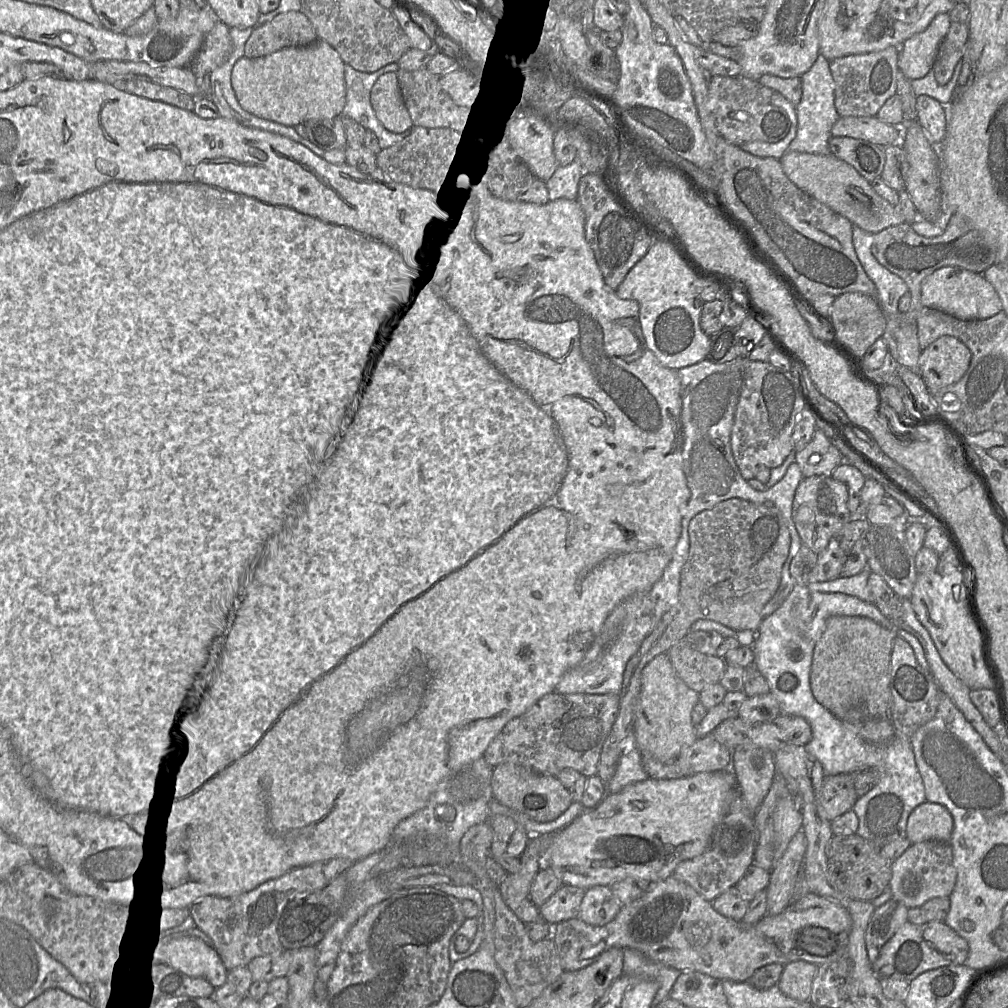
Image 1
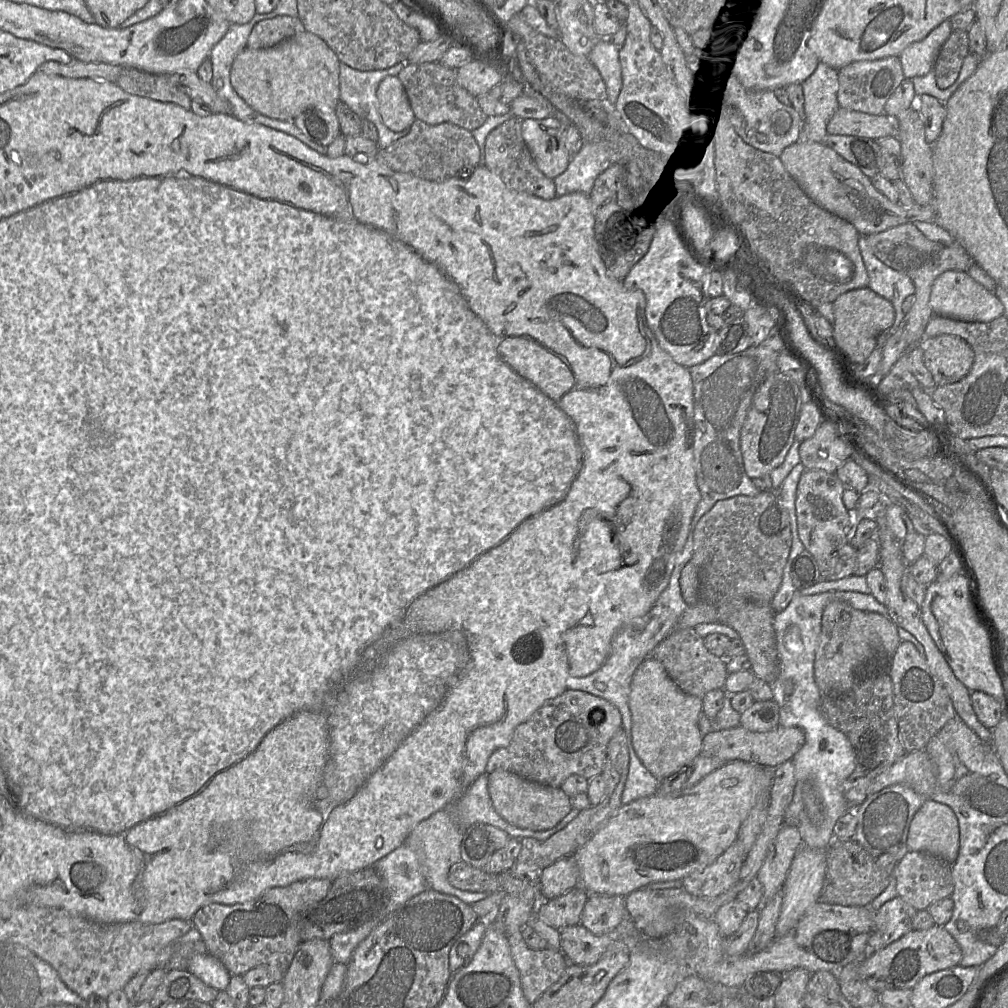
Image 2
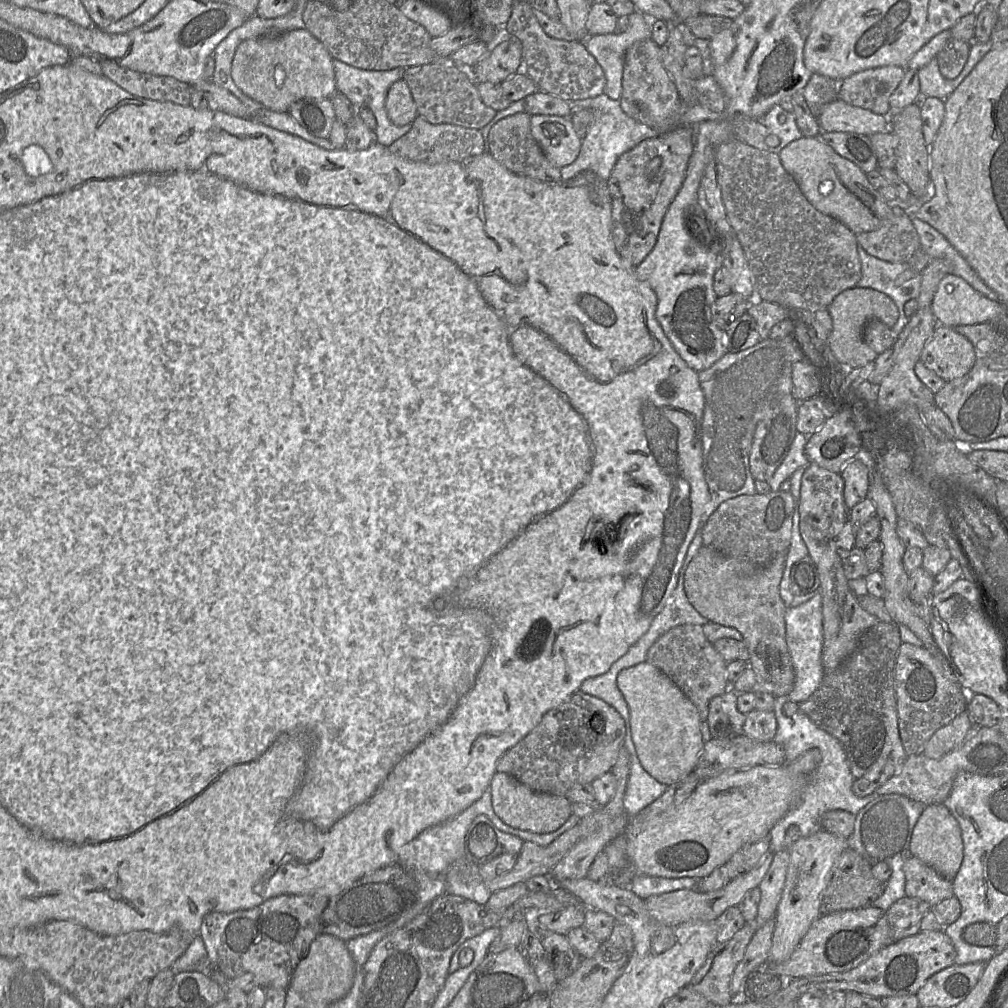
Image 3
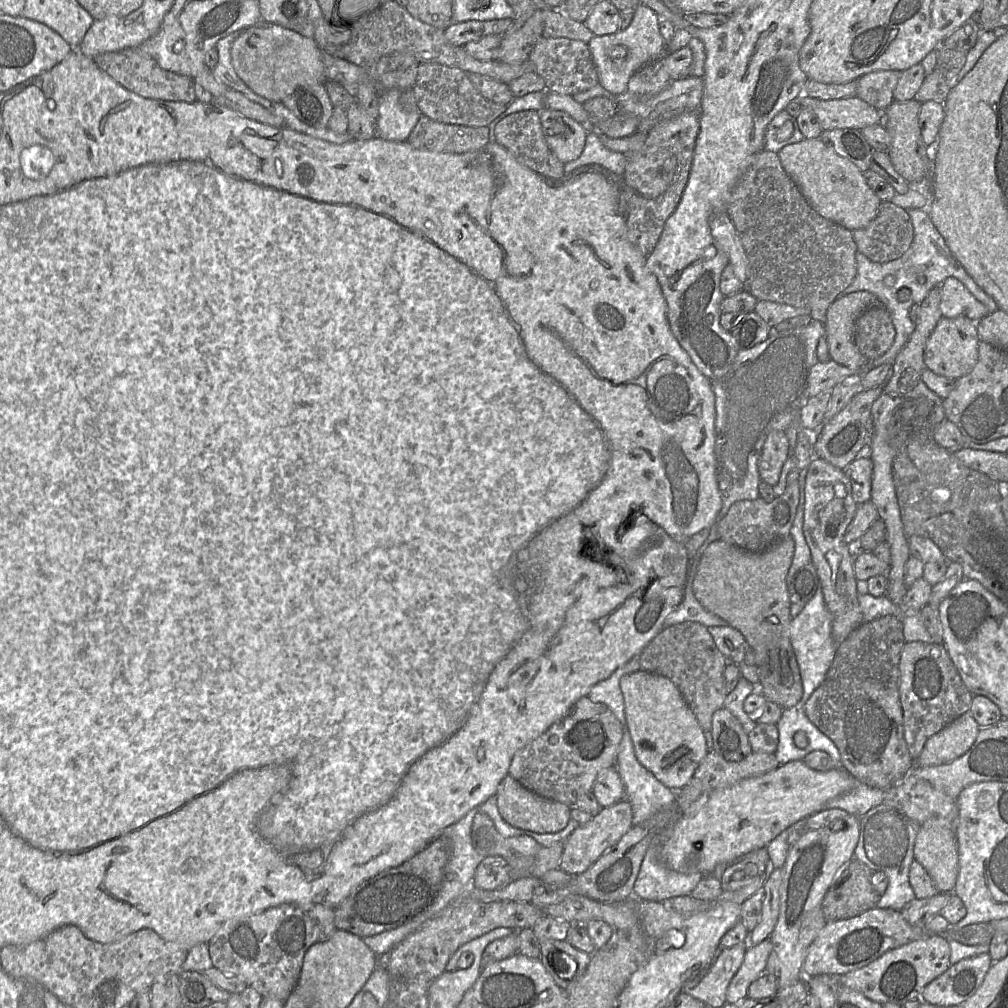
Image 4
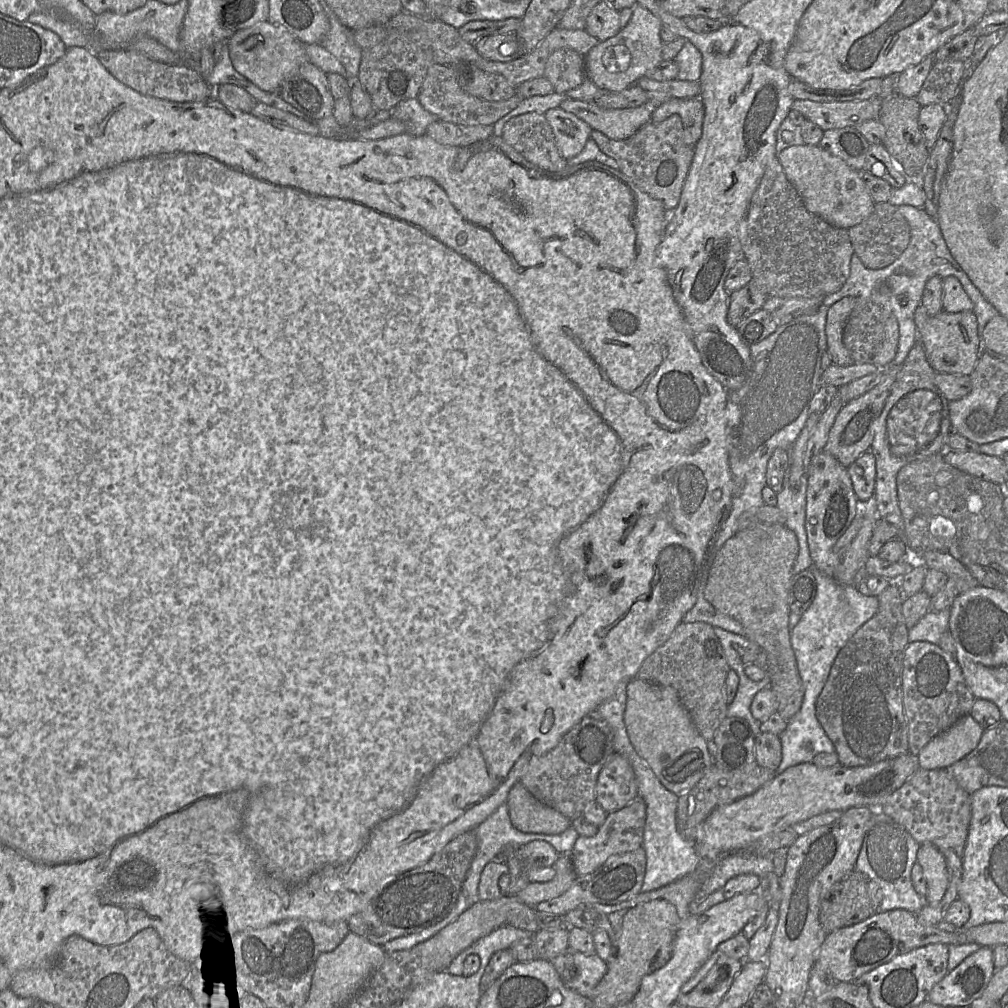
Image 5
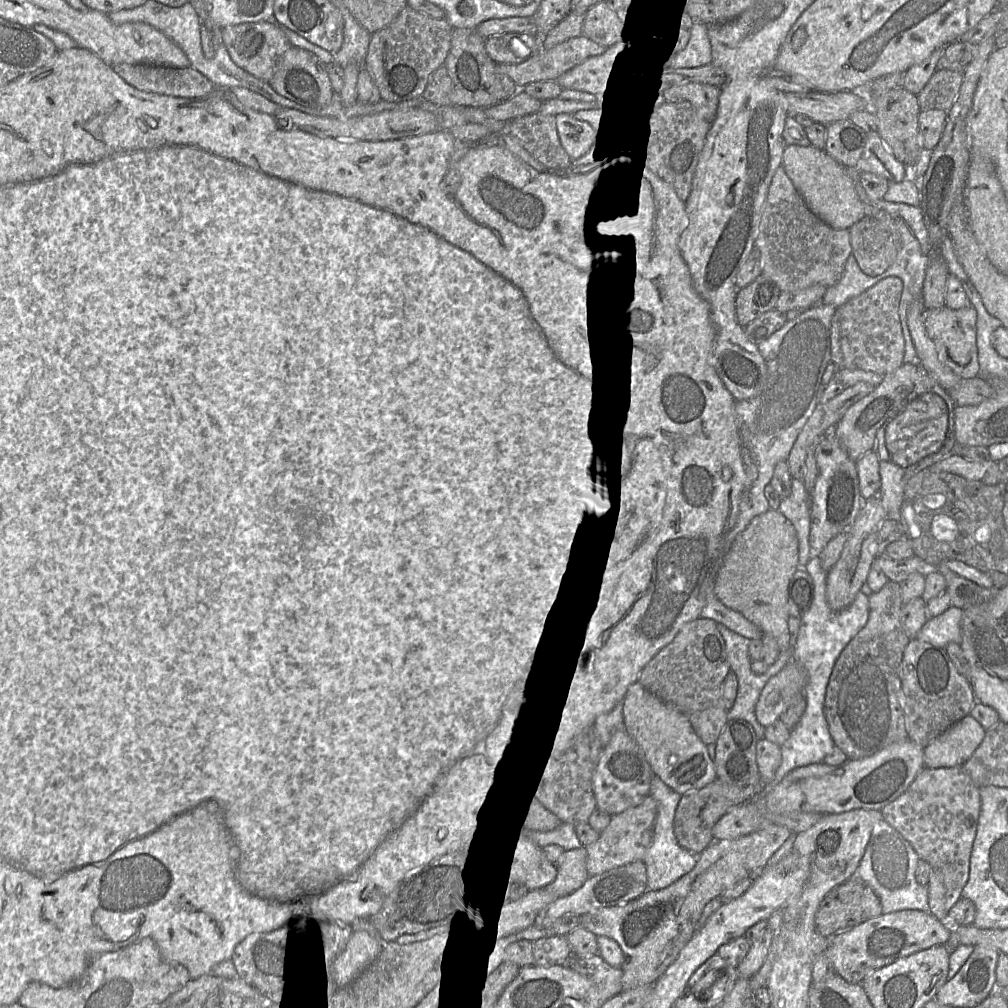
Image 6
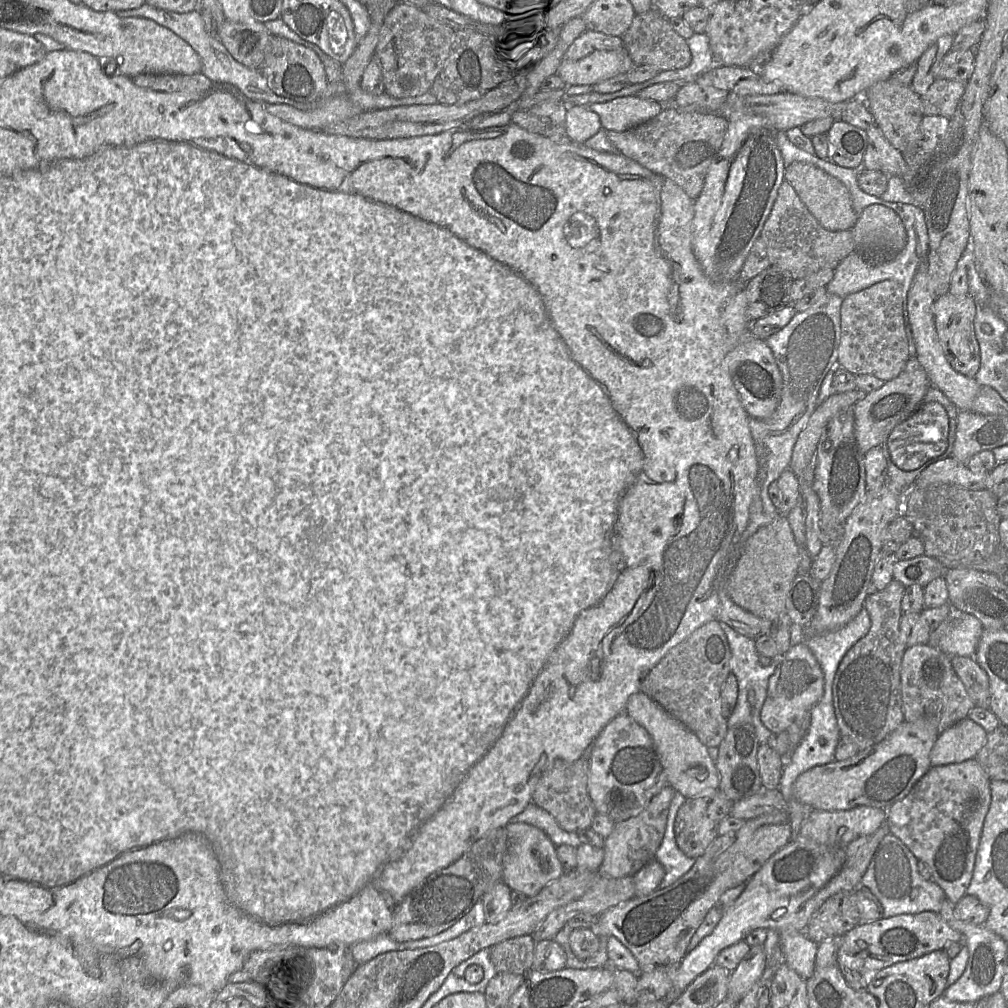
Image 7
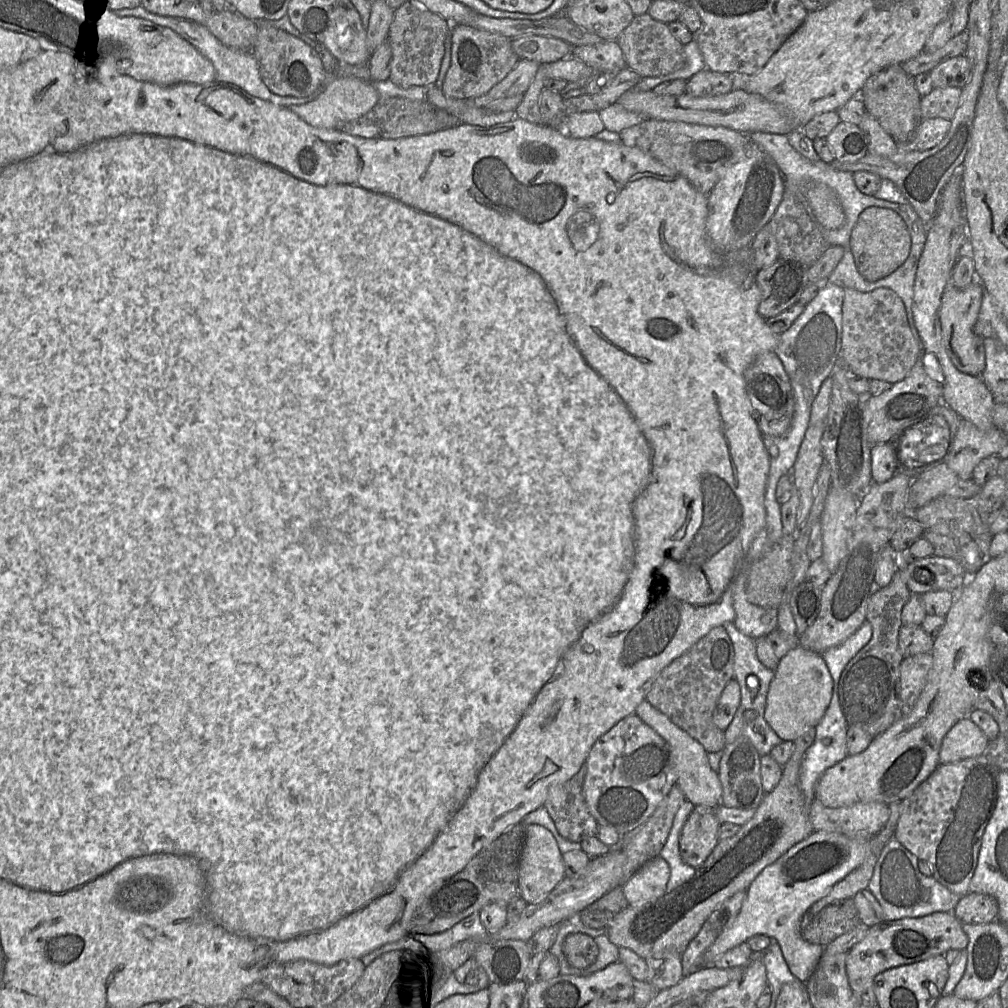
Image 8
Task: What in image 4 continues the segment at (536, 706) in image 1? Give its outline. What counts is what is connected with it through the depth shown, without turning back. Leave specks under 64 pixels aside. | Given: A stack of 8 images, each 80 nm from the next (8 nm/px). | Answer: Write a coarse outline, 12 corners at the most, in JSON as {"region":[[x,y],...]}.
{"region":[[583,696],[508,774],[572,808],[615,766],[622,725]]}

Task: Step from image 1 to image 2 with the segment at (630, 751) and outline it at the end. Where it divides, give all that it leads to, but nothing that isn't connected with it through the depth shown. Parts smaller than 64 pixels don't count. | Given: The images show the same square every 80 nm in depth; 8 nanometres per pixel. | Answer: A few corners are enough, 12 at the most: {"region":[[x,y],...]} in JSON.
{"region":[[625,731],[629,770],[623,805],[658,793],[661,783],[637,756]]}

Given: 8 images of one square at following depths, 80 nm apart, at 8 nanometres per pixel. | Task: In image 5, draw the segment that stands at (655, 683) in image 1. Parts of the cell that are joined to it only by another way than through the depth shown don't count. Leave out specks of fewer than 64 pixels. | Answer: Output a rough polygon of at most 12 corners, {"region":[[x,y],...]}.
{"region":[[635,677],[624,723],[677,796],[712,766],[677,691]]}

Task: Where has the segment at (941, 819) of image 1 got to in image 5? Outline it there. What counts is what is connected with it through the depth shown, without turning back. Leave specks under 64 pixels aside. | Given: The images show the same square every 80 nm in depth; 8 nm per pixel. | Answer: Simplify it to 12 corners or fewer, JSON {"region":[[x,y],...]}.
{"region":[[923,843],[917,862],[927,882],[926,902],[938,903],[949,884],[944,855]]}

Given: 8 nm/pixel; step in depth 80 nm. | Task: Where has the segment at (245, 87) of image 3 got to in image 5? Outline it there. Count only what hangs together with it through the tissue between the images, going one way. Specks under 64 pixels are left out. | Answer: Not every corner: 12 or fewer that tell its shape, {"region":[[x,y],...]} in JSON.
{"region":[[269,21],[227,43],[234,69],[267,92],[309,61],[305,44]]}

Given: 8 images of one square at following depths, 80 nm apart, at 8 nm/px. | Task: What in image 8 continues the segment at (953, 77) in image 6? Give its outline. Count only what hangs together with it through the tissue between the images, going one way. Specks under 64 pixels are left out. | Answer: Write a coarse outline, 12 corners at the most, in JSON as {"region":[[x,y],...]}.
{"region":[[934,87],[921,97],[922,120],[951,121],[959,87]]}

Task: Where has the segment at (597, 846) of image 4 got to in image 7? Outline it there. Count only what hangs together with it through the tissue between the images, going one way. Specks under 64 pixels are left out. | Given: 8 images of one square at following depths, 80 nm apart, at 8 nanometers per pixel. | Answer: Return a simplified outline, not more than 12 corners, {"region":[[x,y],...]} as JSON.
{"region":[[673,787],[604,839],[601,876],[633,876],[663,840]]}

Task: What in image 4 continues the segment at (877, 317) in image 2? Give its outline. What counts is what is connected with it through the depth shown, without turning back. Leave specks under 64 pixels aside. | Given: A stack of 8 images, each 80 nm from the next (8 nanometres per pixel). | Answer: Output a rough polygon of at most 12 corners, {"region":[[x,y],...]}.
{"region":[[868,291],[837,298],[827,309],[830,359],[850,369],[868,360],[854,341],[857,318],[883,306]]}

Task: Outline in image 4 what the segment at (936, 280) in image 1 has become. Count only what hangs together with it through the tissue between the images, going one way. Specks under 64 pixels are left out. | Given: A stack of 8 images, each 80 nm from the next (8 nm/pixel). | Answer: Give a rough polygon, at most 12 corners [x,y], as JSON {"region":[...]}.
{"region":[[957,278],[939,288],[942,317],[989,314]]}

